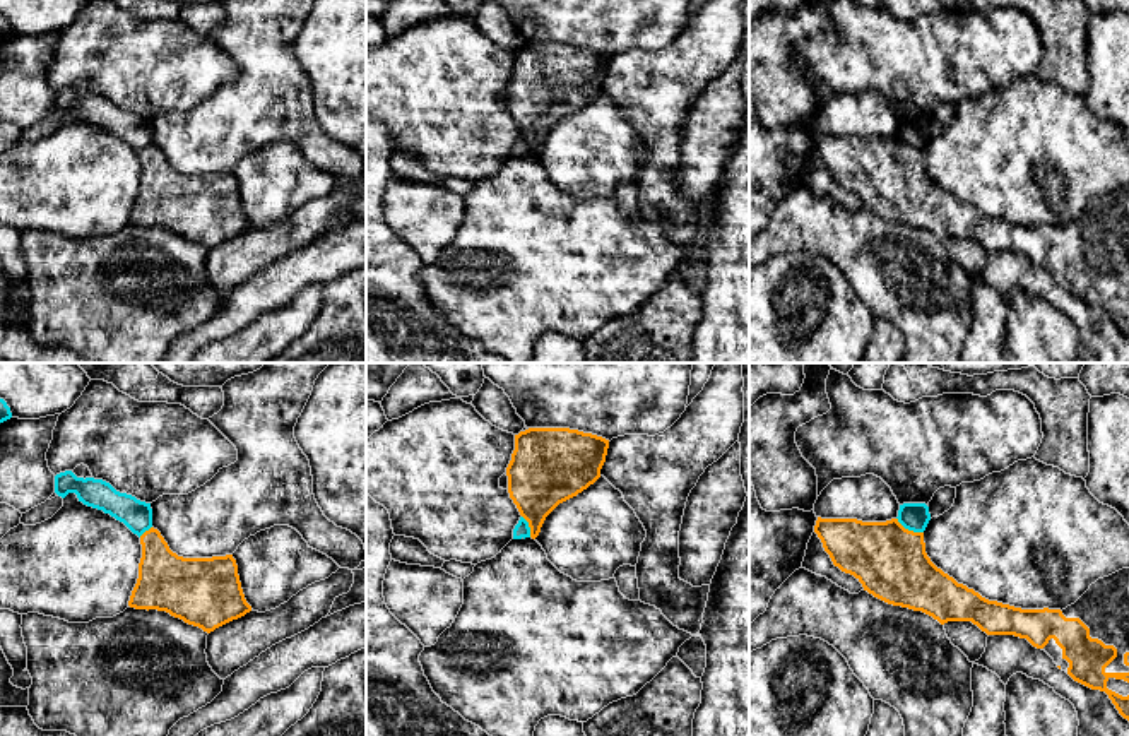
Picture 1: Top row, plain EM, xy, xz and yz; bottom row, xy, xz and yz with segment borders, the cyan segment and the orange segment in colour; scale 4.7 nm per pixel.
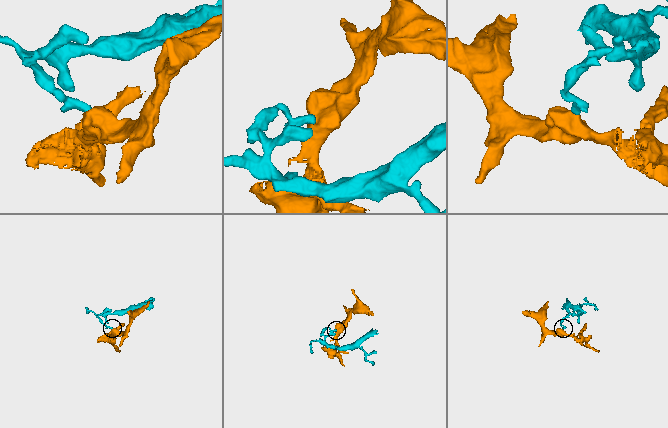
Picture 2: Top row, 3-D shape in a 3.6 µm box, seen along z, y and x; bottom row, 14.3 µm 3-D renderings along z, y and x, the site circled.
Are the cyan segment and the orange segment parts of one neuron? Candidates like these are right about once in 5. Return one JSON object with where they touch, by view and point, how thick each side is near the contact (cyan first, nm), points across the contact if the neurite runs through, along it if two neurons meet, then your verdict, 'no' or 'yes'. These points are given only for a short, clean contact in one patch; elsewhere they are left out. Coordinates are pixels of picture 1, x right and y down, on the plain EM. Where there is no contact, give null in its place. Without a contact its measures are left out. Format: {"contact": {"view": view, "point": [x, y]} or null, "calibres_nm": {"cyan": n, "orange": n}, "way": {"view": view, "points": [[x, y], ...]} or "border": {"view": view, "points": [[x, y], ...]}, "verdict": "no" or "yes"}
{"contact": {"view": "yz", "point": [909, 146]}, "calibres_nm": {"cyan": 130, "orange": 340}, "border": {"view": "yz", "points": [[897, 134], [905, 144], [922, 149]]}, "verdict": "no"}

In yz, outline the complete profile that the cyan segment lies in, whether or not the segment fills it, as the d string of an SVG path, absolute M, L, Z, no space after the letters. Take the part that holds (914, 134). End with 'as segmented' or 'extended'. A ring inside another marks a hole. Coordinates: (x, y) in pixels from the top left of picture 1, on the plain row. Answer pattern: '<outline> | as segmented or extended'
M903 120L896 135L905 145L924 149L931 137L929 123L925 120Z | as segmented

